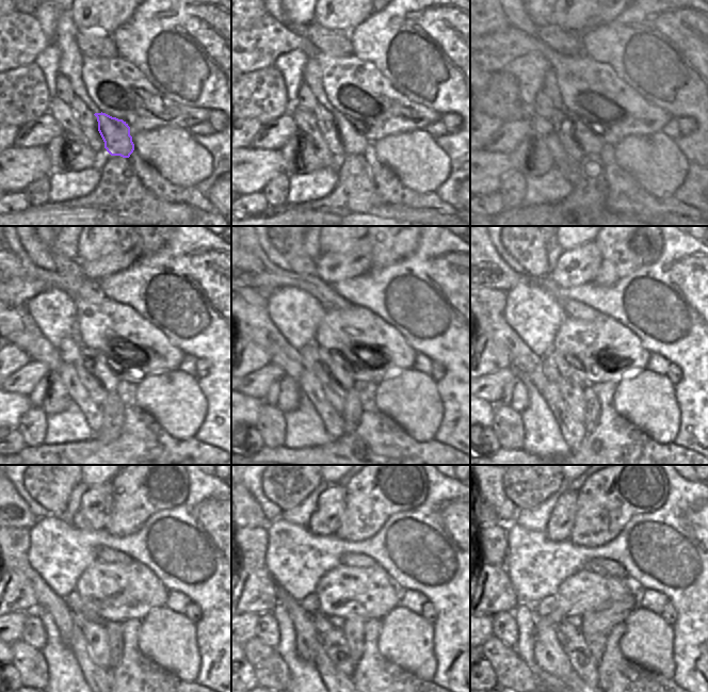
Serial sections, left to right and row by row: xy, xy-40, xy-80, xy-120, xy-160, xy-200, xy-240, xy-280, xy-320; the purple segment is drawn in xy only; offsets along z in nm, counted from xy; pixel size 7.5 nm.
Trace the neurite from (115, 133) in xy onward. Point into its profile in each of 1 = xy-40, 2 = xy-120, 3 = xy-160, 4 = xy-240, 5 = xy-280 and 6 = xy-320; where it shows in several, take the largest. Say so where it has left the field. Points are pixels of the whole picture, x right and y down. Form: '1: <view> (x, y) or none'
1: xy-40 (354, 141)
2: xy-120 (102, 368)
3: xy-160 (337, 370)
4: xy-240 (74, 601)
5: xy-280 (311, 604)
6: xy-320 (547, 605)

